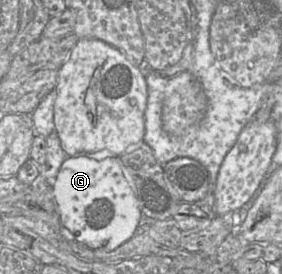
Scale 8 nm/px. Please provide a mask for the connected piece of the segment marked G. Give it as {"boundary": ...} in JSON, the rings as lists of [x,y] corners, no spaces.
{"boundary":[[[83,155],[68,156],[55,178],[53,195],[61,225],[72,234],[76,242],[91,249],[116,249],[134,236],[144,220],[132,179],[120,157],[114,155],[101,160]]]}

